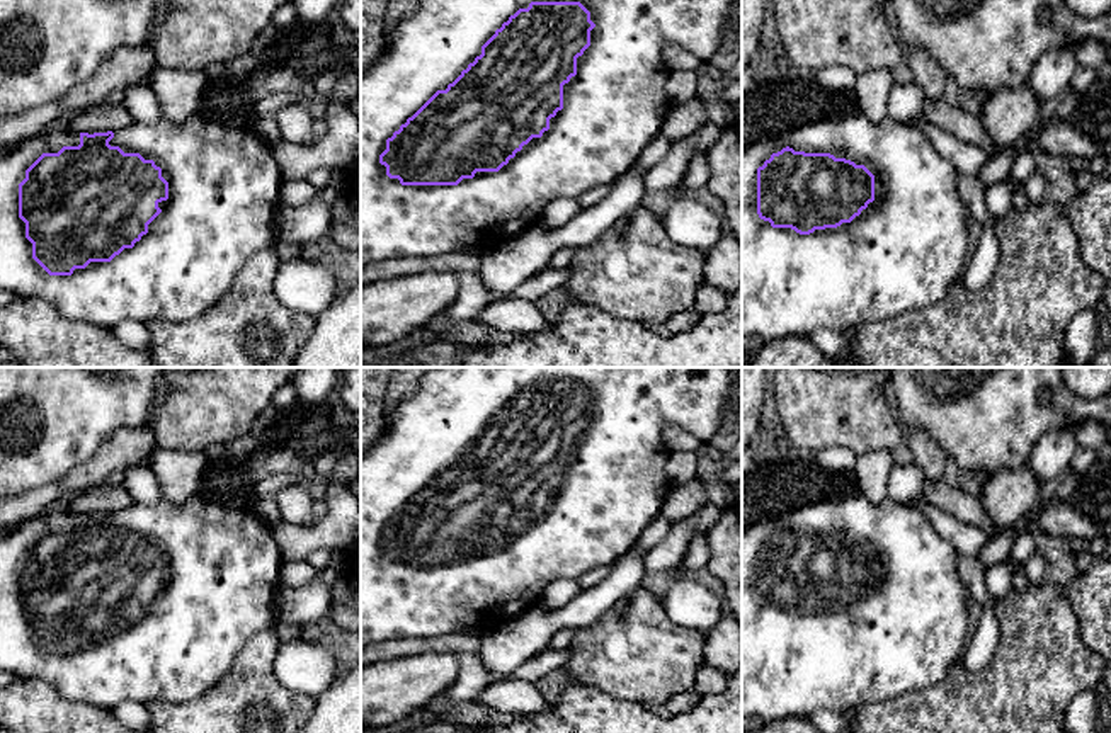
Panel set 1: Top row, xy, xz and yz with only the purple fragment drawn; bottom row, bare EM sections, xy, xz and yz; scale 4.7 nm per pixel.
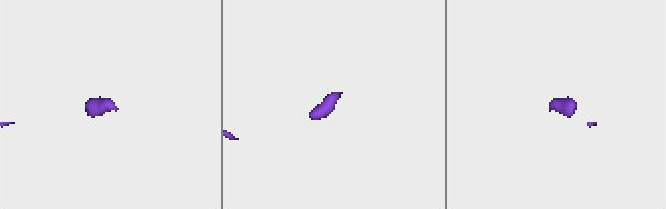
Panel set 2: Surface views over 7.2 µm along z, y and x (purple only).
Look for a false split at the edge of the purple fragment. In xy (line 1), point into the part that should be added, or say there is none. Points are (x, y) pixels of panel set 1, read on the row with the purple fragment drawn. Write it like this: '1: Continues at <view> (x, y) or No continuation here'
1: Continues at xy (225, 184)

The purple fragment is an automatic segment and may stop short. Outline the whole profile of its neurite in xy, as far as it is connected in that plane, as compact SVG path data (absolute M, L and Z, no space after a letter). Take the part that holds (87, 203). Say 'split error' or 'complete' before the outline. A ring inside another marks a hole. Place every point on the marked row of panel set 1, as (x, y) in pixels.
split error; M197 114L184 122L134 121L94 134L44 131L0 155L0 289L43 299L71 321L105 330L128 320L192 320L228 294L250 257L276 245L272 221L281 185L272 146L254 131Z

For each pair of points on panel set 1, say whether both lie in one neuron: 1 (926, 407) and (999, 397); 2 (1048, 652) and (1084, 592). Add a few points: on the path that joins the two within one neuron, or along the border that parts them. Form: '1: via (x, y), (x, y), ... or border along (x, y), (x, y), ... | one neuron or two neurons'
1: via (945, 405), (980, 397) | one neuron
2: border along (1062, 587), (1079, 625), (1079, 635), (1089, 648) | two neurons

